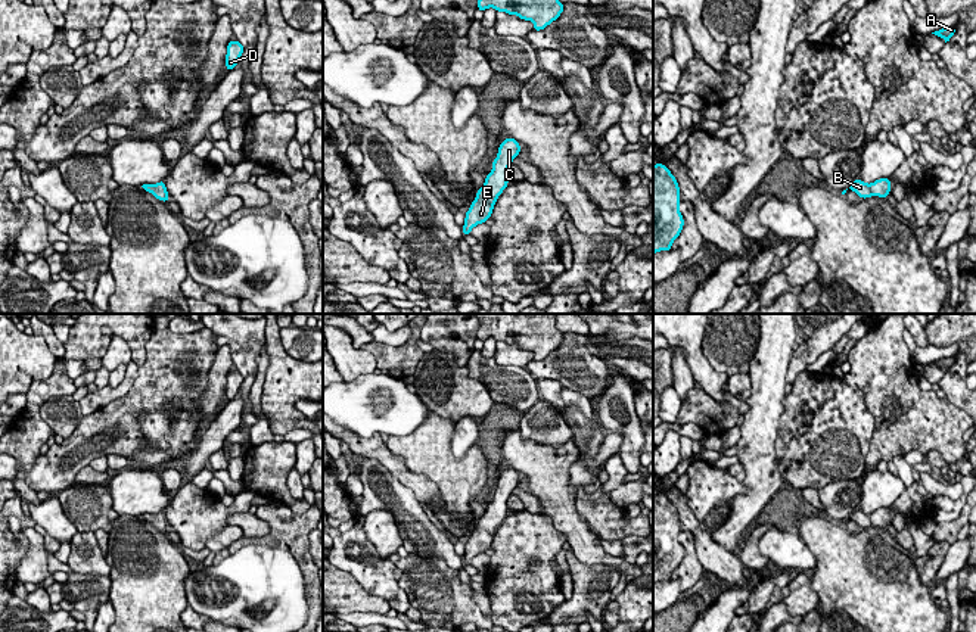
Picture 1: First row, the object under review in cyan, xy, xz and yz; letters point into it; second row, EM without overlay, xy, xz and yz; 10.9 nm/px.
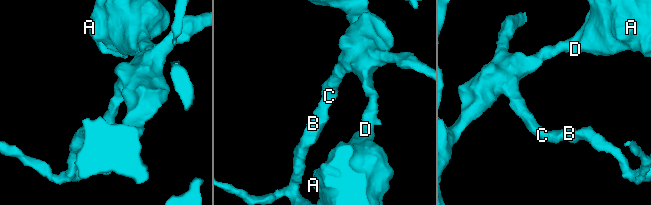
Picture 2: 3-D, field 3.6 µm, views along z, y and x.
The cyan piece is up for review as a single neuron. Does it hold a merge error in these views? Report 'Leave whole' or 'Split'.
Leave whole

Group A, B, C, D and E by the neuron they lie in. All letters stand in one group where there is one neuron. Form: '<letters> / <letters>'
A B C D E

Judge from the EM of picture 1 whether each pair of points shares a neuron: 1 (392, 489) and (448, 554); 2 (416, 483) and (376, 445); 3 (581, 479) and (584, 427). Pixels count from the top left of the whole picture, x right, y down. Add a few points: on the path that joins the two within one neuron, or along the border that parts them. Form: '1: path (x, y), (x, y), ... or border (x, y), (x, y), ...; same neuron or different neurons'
1: path (404, 506), (407, 513), (432, 538); same neuron
2: path (406, 476), (385, 455); same neuron
3: path (586, 466), (586, 441); same neuron

